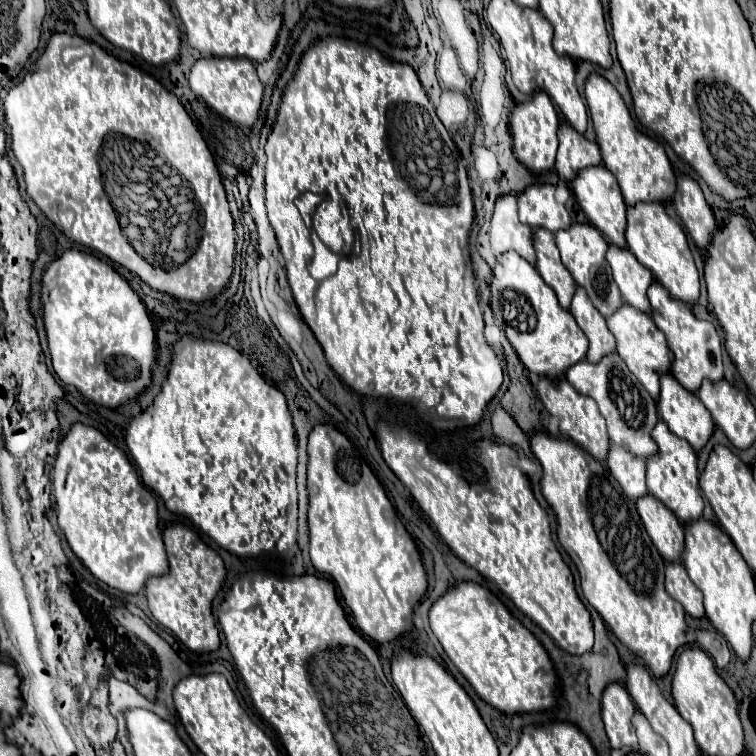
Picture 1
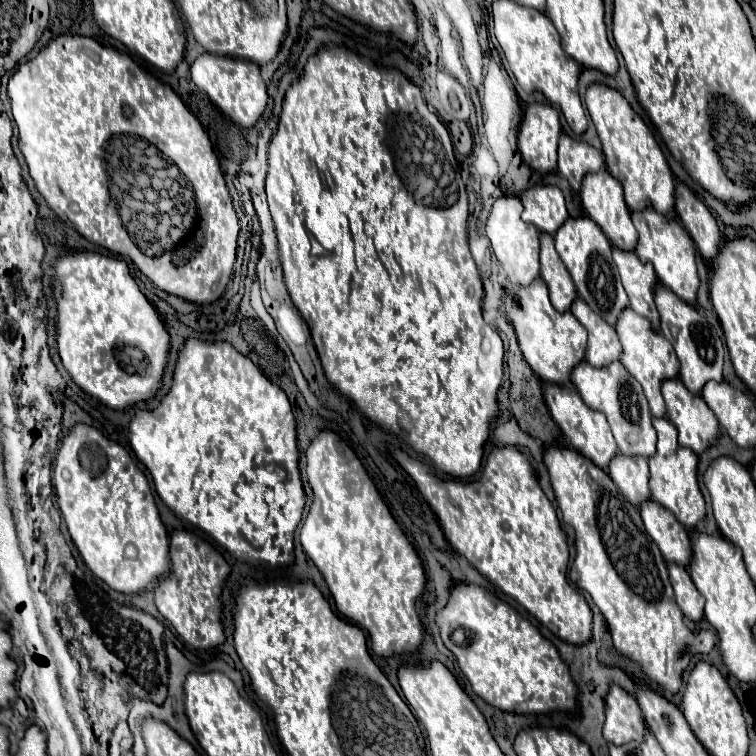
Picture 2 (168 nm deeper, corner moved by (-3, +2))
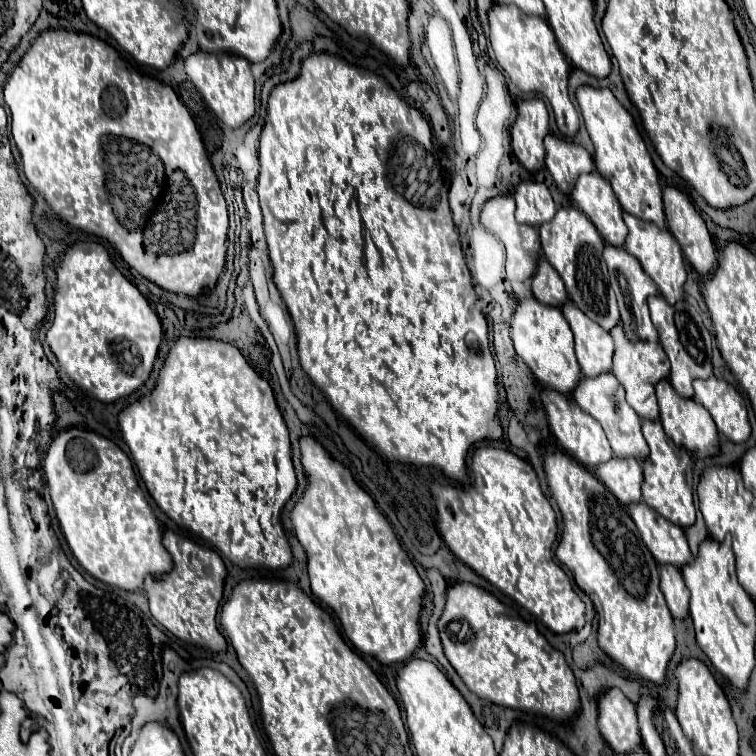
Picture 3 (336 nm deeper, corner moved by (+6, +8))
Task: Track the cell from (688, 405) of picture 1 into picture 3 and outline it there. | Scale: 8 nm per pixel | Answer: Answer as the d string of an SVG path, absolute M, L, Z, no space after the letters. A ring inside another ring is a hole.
M667 380L657 382L655 392L657 392L659 408L661 408L661 422L663 422L665 434L673 442L677 442L677 446L683 446L695 458L713 456L719 448L719 434L717 434L717 428L713 426L713 418L709 418L707 410L701 404L697 404L693 398L681 398Z

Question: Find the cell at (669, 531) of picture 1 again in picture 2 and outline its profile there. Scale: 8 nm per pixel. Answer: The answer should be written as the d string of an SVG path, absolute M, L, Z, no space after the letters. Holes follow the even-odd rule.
M646 500L646 504L640 504L640 516L644 520L646 532L658 544L664 560L688 566L692 548L684 526L678 524L678 520L674 520L674 516L670 516L670 512L666 512L666 508L662 508L654 500Z

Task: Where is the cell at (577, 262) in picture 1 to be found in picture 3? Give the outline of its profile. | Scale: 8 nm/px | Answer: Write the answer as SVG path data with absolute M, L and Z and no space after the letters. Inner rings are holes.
M569 206L557 210L555 218L541 226L541 246L543 256L551 262L551 266L559 272L559 276L565 282L569 298L601 328L611 330L619 322L619 310L617 310L617 298L609 284L609 272L605 266L605 260L601 258L605 242L597 234L597 228L581 210Z

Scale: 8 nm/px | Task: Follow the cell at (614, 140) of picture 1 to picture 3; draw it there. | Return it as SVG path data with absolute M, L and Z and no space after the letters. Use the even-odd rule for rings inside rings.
M581 86L575 92L577 104L581 108L585 128L595 146L595 166L597 172L609 180L613 192L621 204L621 208L641 220L653 222L659 228L665 228L665 214L663 214L663 196L659 174L653 166L651 154L631 118L631 114L621 106L621 102L613 96L609 88L593 88Z

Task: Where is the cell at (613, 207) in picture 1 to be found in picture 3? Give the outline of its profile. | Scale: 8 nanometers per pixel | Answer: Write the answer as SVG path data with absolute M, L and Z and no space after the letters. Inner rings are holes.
M597 172L581 174L575 182L571 198L575 206L595 224L607 244L625 244L627 226L623 222L623 210L605 178L601 178Z

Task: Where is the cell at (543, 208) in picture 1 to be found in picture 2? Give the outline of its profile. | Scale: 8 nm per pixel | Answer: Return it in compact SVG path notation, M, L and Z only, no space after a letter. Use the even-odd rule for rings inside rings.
M534 186L522 192L522 220L534 224L540 232L554 234L568 218L564 196L556 186Z

